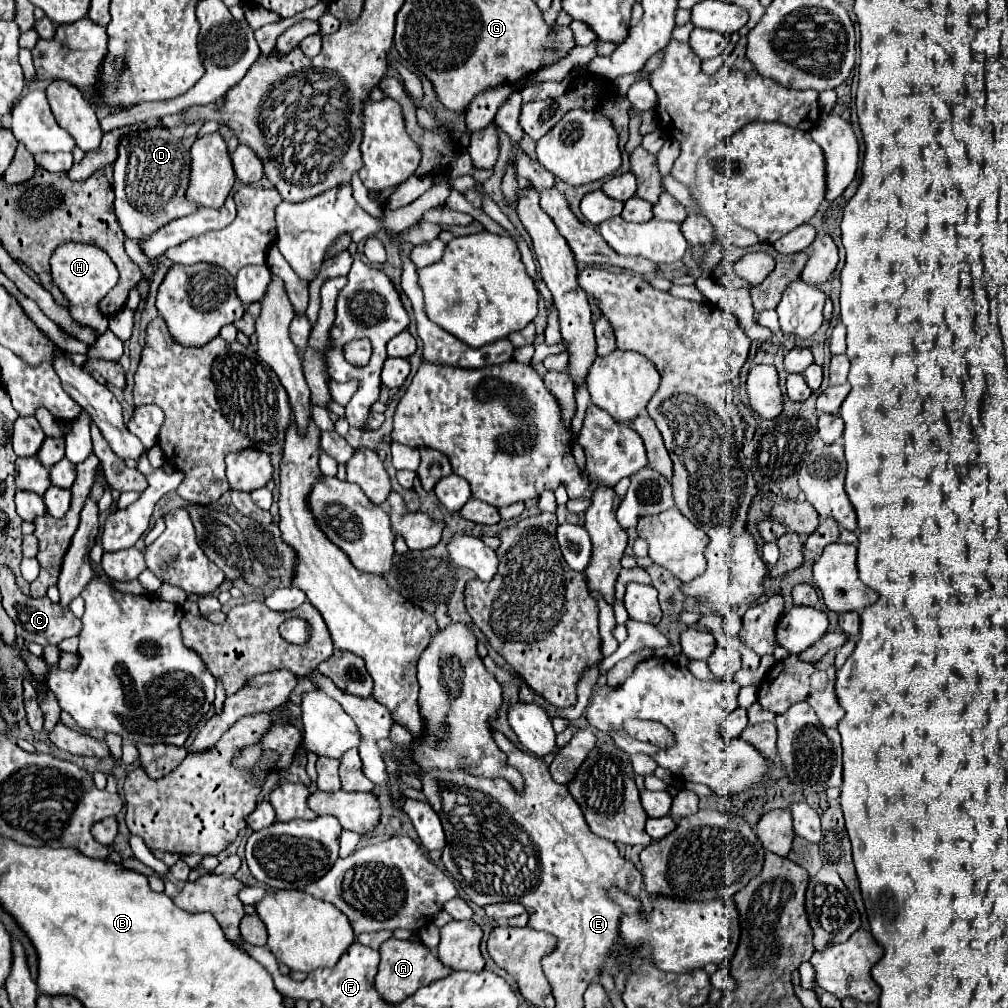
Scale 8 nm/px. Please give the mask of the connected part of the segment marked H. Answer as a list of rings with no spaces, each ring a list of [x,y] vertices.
[[[69,242],[55,250],[55,254],[51,258],[51,274],[53,274],[53,282],[61,288],[61,292],[69,300],[71,316],[77,318],[77,322],[91,326],[95,332],[103,334],[107,330],[107,318],[99,312],[97,302],[101,298],[105,298],[105,294],[119,280],[119,272],[115,268],[115,264],[111,262],[111,258],[97,246]]]

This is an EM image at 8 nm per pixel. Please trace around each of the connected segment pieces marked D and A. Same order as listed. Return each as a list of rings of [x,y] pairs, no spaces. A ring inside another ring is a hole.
[[[149,128],[127,134],[119,144],[119,158],[113,164],[115,170],[115,214],[125,236],[139,242],[153,234],[163,224],[189,216],[197,210],[193,202],[185,198],[189,186],[191,154],[181,140],[167,128]]]
[[[389,938],[379,948],[379,954],[381,954],[381,964],[379,964],[379,972],[375,976],[375,988],[377,988],[379,996],[389,1004],[399,1004],[405,998],[409,998],[411,994],[415,994],[421,986],[427,986],[427,984],[451,974],[451,970],[421,942]]]

